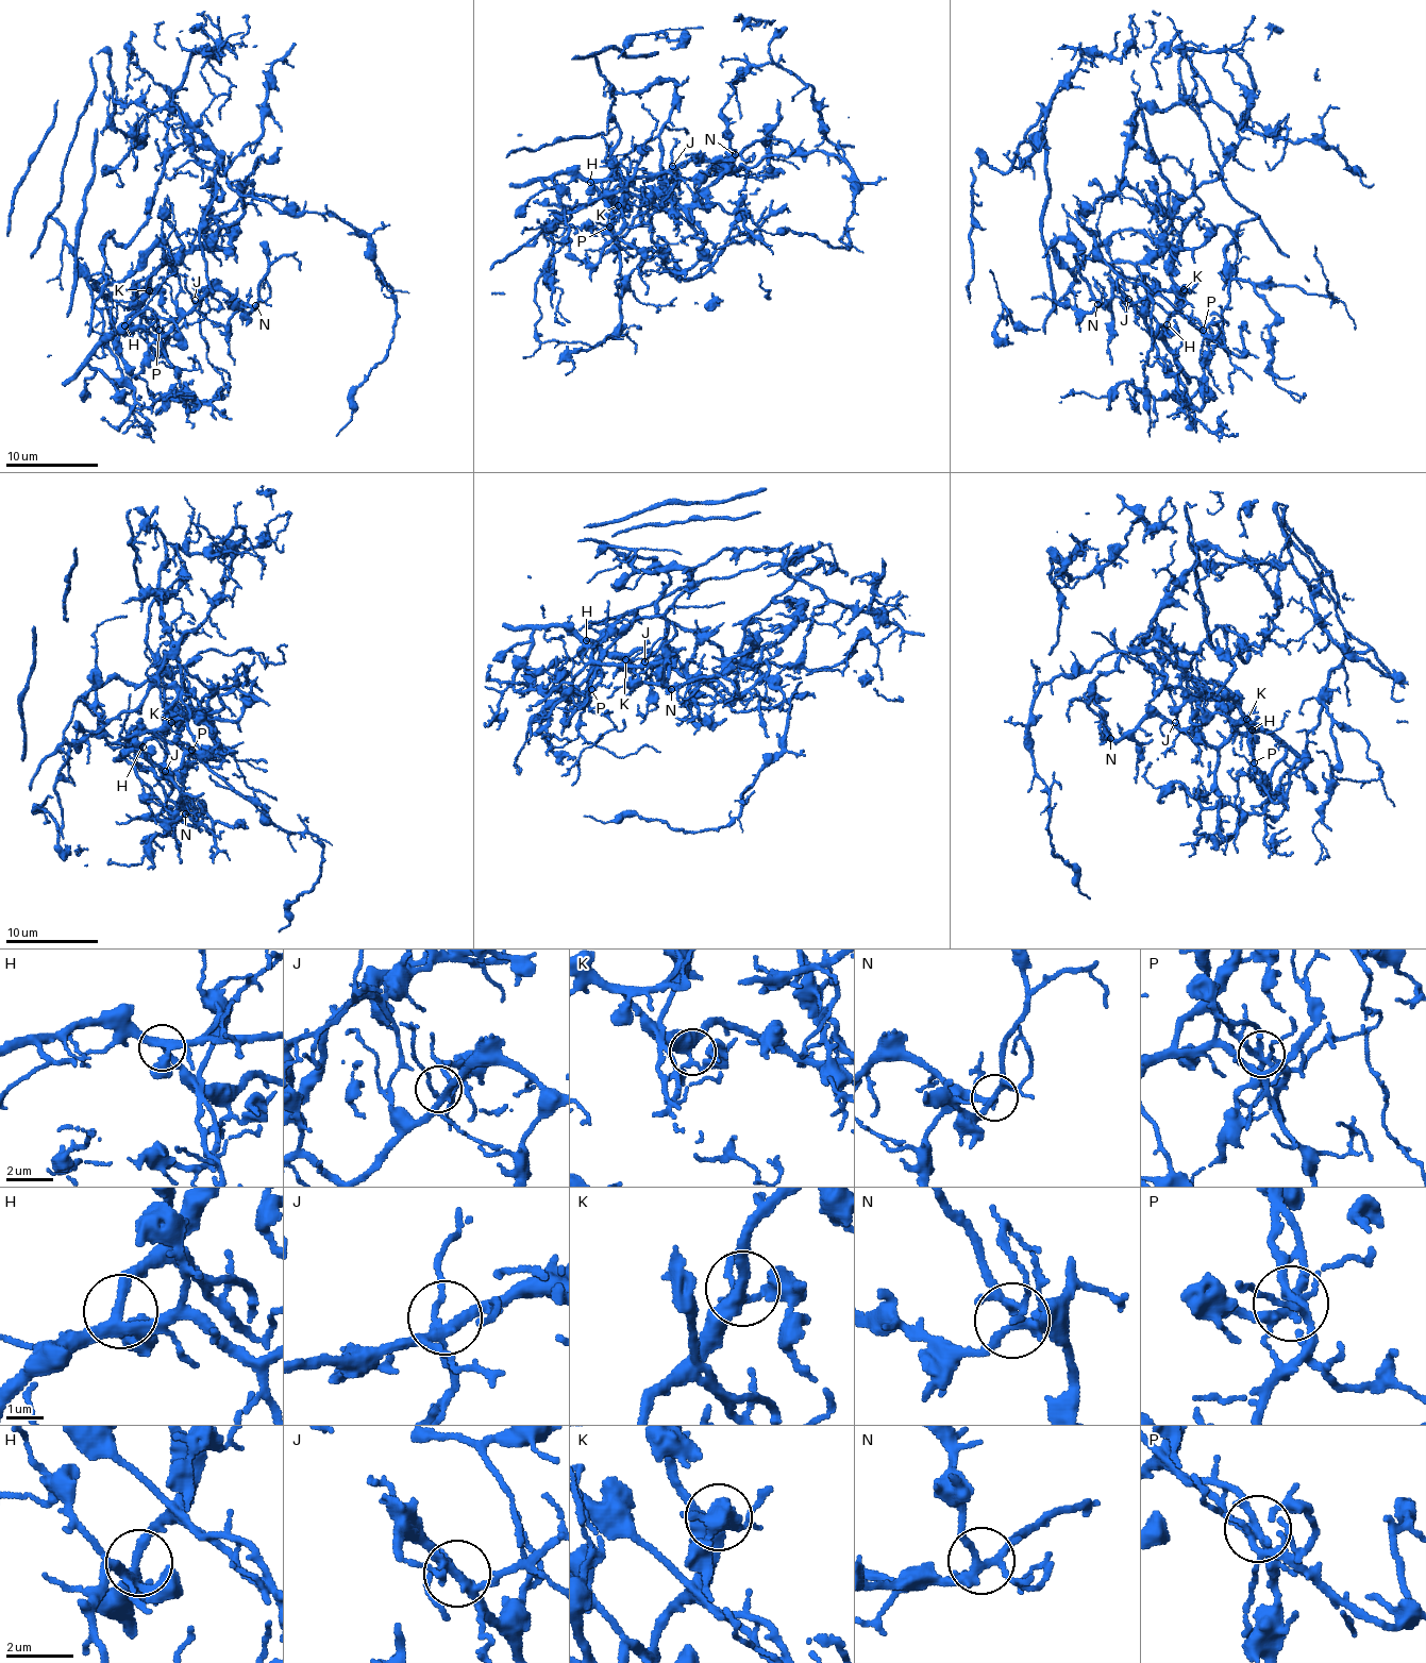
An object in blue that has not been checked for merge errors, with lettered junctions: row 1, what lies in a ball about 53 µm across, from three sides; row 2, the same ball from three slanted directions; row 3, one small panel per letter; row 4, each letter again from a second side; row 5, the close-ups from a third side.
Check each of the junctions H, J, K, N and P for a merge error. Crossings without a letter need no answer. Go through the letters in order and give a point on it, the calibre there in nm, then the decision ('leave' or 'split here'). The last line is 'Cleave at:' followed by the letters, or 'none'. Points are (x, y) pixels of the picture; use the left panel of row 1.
H: place (124, 325); calibre 300 nm; leave
J: place (195, 300); calibre 240 nm; leave
K: place (149, 290); calibre 360 nm; leave
N: place (255, 305); calibre 240 nm; leave
P: place (158, 330); calibre 240 nm; split here
Cleave at: P

